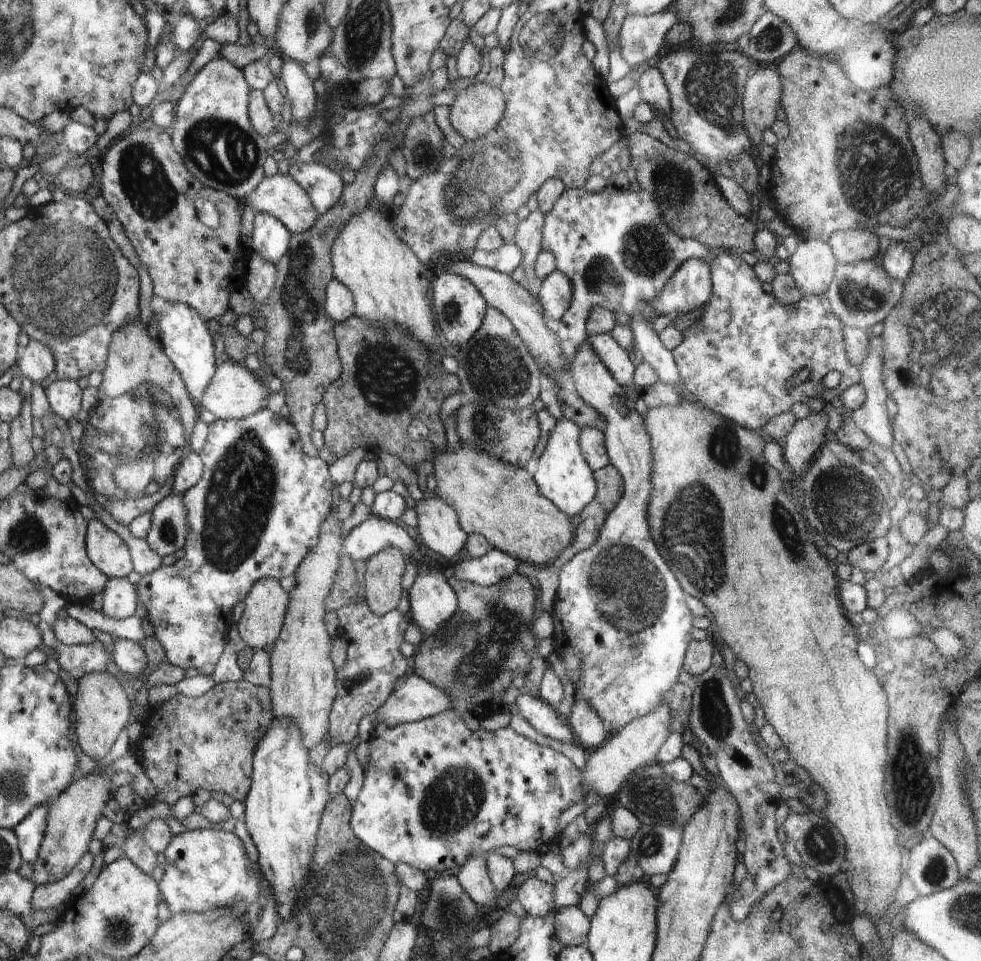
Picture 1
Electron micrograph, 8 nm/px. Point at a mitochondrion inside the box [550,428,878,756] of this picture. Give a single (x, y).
(628, 592)

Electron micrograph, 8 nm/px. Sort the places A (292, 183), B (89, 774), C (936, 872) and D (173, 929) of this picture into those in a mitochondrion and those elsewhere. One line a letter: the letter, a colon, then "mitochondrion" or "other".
A: other
B: other
C: mitochondrion
D: other

